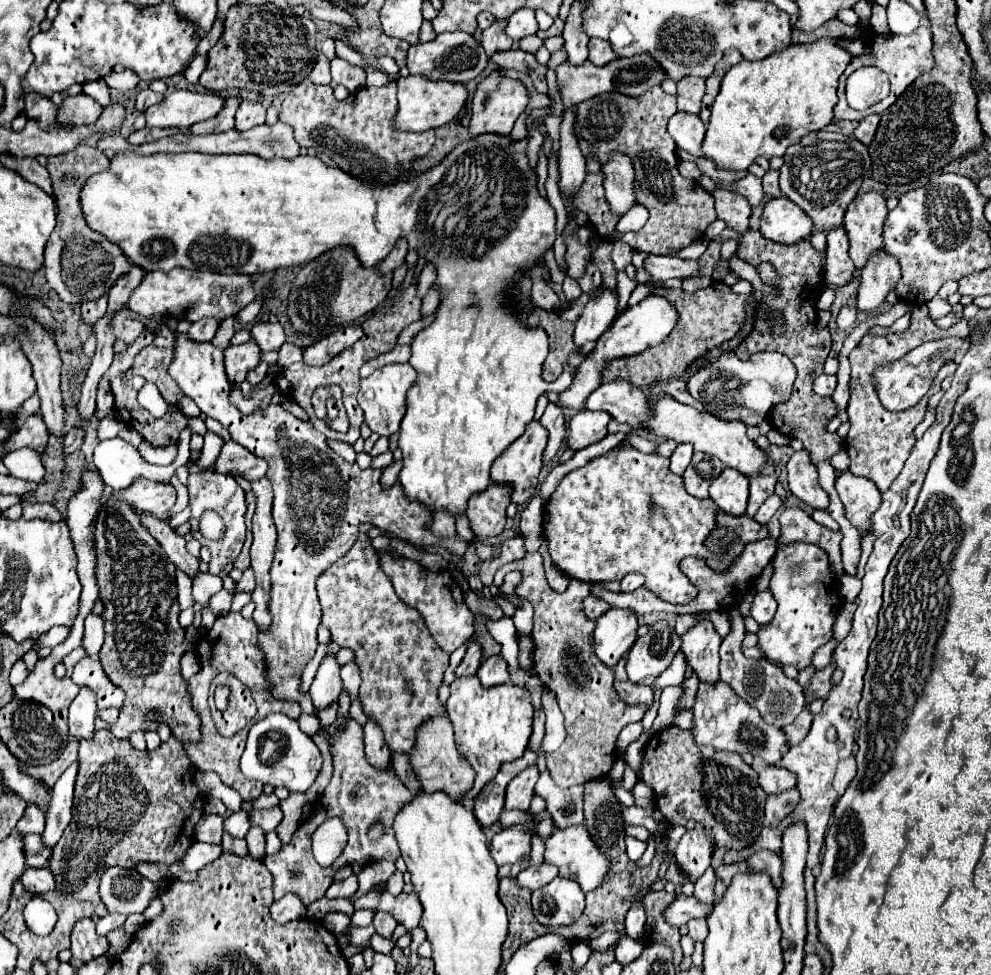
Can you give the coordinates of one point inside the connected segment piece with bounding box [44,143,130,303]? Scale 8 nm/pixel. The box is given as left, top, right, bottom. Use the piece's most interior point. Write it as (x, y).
(81, 265)

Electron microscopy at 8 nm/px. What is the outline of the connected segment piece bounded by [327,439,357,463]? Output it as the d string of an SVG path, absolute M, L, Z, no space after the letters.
M327 439L327 444L333 451L342 456L348 462L355 462L357 454L355 453L352 445L331 439Z

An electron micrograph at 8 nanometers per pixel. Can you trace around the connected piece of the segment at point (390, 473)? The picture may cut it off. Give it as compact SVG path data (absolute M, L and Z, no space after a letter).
M398 460L394 465L390 465L390 467L386 467L384 471L382 471L382 477L380 477L380 485L382 485L382 489L390 489L394 483L396 483L396 477L398 477L398 473L400 473L400 467L403 465L403 460Z

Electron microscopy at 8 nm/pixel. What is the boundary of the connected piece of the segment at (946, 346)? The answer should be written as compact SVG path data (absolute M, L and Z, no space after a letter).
M944 338L935 341L928 341L918 345L916 349L912 349L910 353L906 353L902 359L892 361L890 365L882 365L882 369L874 371L874 389L878 393L880 403L888 409L888 411L904 411L910 409L912 405L916 405L926 391L930 389L930 375L938 373L938 359L934 359L932 355L942 349L942 361L952 361L954 353L964 345L964 341L958 338Z

